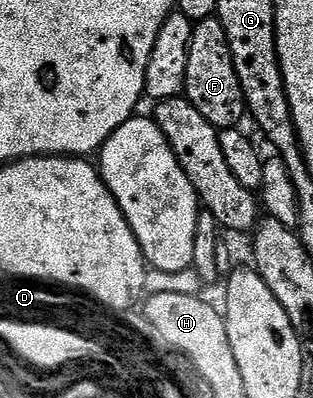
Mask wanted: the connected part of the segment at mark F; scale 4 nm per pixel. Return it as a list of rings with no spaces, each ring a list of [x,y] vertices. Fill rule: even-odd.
[[[217,18],[201,20],[195,24],[189,46],[185,98],[190,104],[197,106],[201,114],[205,114],[214,128],[220,130],[236,127],[240,123],[239,119],[247,112],[247,101],[243,99],[241,82],[233,66],[233,54],[229,50],[227,35]]]

